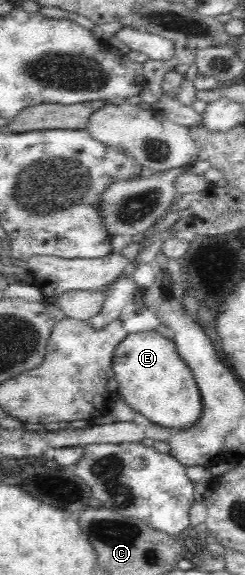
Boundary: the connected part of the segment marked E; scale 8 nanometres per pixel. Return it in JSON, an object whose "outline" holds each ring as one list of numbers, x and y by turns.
{"outline":[[162,330,127,335,113,355,112,369,123,402,150,423,175,432,200,421,202,398,198,384,187,363,179,357,175,343]]}

